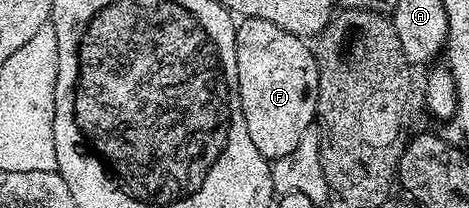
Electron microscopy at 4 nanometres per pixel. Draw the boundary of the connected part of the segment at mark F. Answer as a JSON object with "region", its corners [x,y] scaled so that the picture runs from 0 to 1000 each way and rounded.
{"region":[[[514,87],[505,106],[501,173],[501,288],[510,365],[510,462],[518,519],[518,577],[527,577],[527,639],[544,712],[563,760],[576,769],[612,750],[638,692],[646,635],[670,601],[676,563],[676,428],[680,423],[680,327],[661,207],[652,188],[629,173],[595,115],[578,115],[578,96],[550,87]]]}

